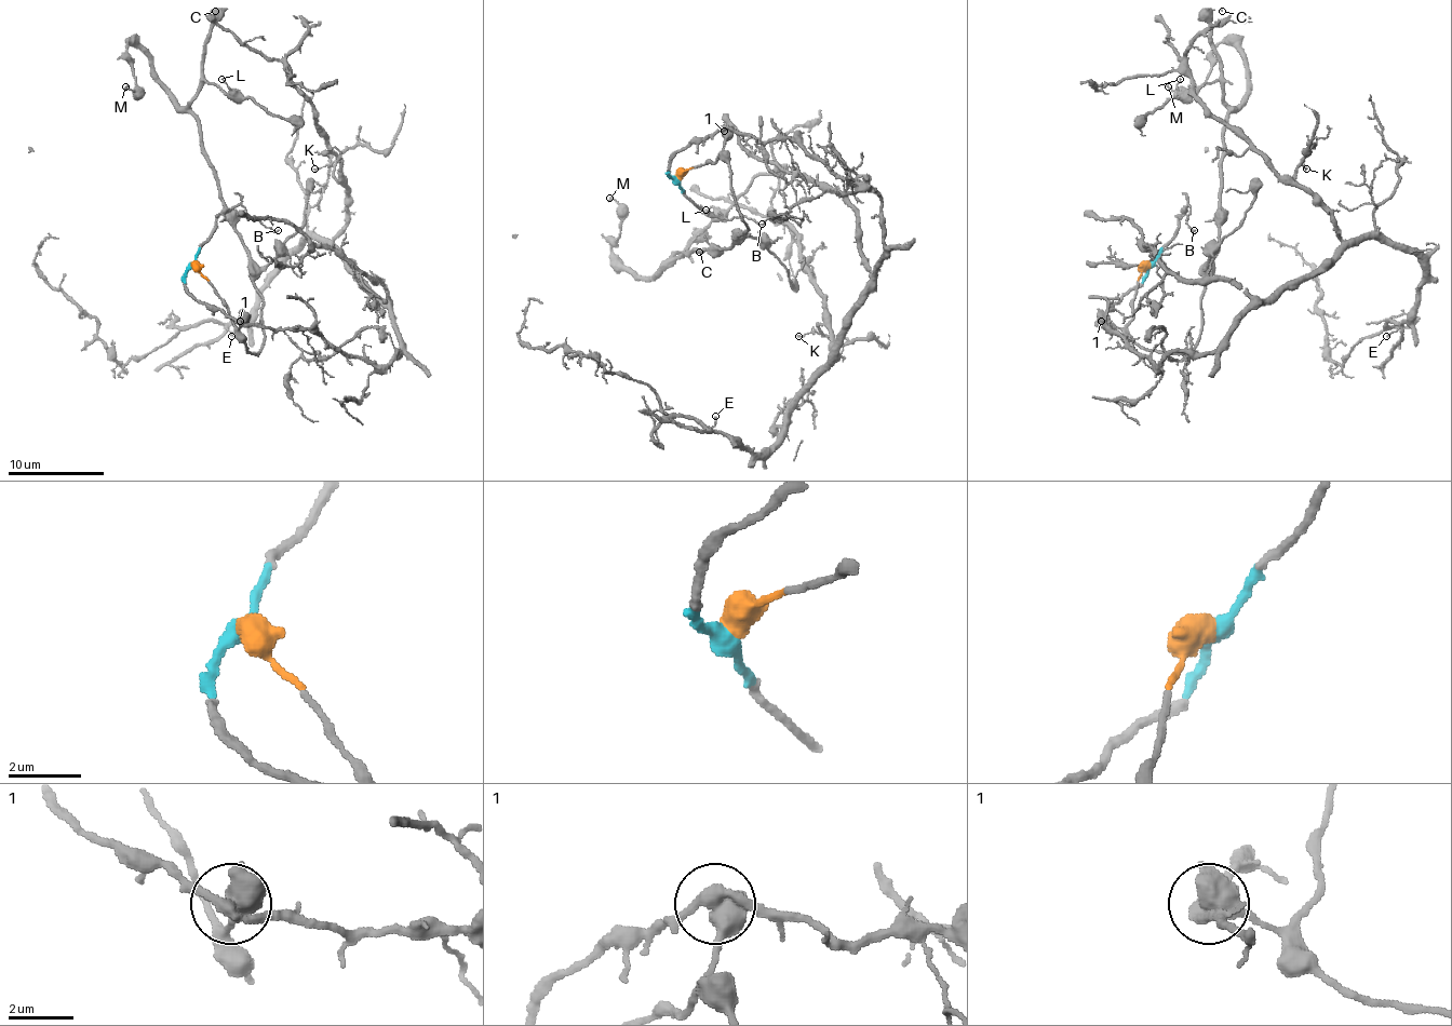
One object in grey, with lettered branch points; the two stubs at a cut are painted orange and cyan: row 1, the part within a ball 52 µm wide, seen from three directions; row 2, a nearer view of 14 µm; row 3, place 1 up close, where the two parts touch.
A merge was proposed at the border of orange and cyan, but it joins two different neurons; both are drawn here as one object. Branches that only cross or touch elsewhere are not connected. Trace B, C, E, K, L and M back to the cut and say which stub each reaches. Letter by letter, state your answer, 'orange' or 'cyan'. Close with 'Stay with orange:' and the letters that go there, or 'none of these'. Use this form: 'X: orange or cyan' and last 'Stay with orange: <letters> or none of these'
B: cyan
C: orange
E: cyan
K: cyan
L: orange
M: orange
Stay with orange: C, L, M

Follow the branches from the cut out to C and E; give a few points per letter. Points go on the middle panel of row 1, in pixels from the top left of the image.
C: (679, 179), (693, 167), (721, 158), (748, 229), (728, 248), (673, 255), (693, 241), (697, 241), (700, 251)
E: (675, 179), (683, 148), (728, 129), (795, 138), (882, 203), (884, 258), (785, 432), (742, 449), (716, 416)

